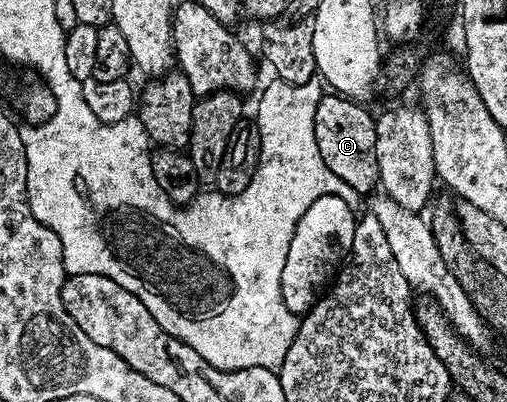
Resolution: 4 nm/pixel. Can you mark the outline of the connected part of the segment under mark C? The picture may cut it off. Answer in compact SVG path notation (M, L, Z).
M335 92L321 93L318 100L318 108L314 112L314 140L318 140L318 152L320 158L326 160L326 168L338 176L350 188L354 188L357 196L371 195L372 189L380 186L380 169L378 168L378 156L376 155L376 118L367 110L367 105L359 101L346 98L343 94Z

